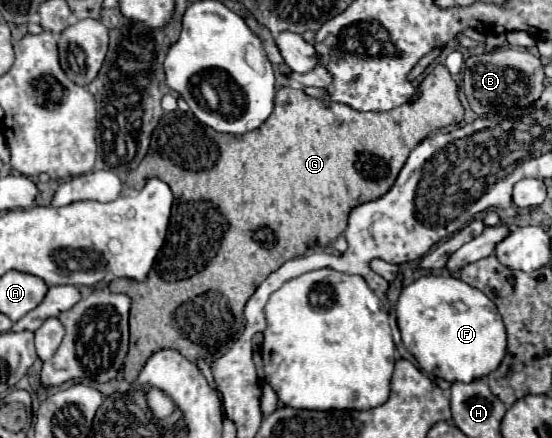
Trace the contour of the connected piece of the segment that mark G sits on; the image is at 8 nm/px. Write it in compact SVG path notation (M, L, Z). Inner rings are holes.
M436 65L428 75L426 75L426 79L420 83L420 89L418 89L418 95L416 95L418 99L412 99L412 101L408 101L408 103L404 103L402 107L396 107L396 109L390 109L390 111L378 112L378 111L356 111L356 109L352 109L350 105L344 105L344 103L332 103L332 101L322 101L322 99L314 99L314 97L310 97L310 95L306 95L302 89L292 89L292 87L282 87L278 93L276 93L276 97L274 97L274 111L272 111L272 115L262 123L262 127L260 129L256 129L256 131L250 131L250 133L244 133L244 135L230 135L230 133L218 133L216 129L206 129L206 125L202 125L202 123L198 123L194 117L186 117L184 113L166 113L162 119L160 119L160 123L158 123L158 127L154 129L154 133L152 133L152 143L150 143L150 149L148 149L148 155L142 159L142 163L138 165L138 169L134 169L134 171L130 171L130 175L128 175L128 179L126 179L126 185L128 187L132 187L132 189L142 189L144 185L146 185L146 181L148 179L152 179L152 177L158 177L158 179L162 179L164 183L168 183L168 187L172 189L172 193L174 193L174 197L178 199L178 201L182 201L182 203L188 203L188 207L178 207L178 209L174 209L174 213L172 213L172 225L168 227L168 235L166 235L166 243L164 243L164 247L162 247L162 251L158 253L158 257L156 257L156 263L154 263L154 269L150 271L150 275L148 275L148 279L144 281L144 283L138 283L138 281L132 281L132 279L114 279L112 283L110 283L110 291L112 293L126 293L126 295L130 295L130 299L132 299L132 307L130 307L130 351L128 351L128 355L126 355L126 361L124 361L124 379L126 381L134 381L136 377L138 377L138 373L140 373L140 369L144 367L144 363L148 361L148 357L152 355L152 353L156 353L156 351L160 351L160 349L174 349L174 351L180 351L184 357L188 357L190 361L196 361L198 357L206 357L206 355L212 355L212 353L216 353L216 339L218 339L218 347L220 345L224 345L228 339L230 339L230 335L232 335L232 329L236 331L236 329L240 329L240 325L242 325L242 309L244 309L244 305L246 305L246 301L250 299L250 295L256 291L256 287L274 271L274 269L278 269L278 265L282 265L284 261L288 261L288 259L292 259L292 257L298 257L298 255L304 255L310 247L322 247L322 249L326 249L328 247L328 243L332 243L344 229L346 229L346 219L348 219L348 213L350 213L350 209L354 209L356 205L360 205L360 203L366 203L366 201L372 201L372 199L378 199L378 197L382 197L392 185L394 185L394 181L396 181L396 177L398 177L398 173L400 173L400 169L402 169L402 165L406 163L406 159L408 159L408 155L410 155L410 151L420 143L420 141L424 141L432 131L436 131L436 129L442 129L442 127L448 127L448 125L454 125L454 123L460 123L462 119L464 119L464 109L462 109L462 105L460 105L460 99L458 99L458 85L456 85L456 81L452 79L452 75L448 73L448 69L444 67L444 65ZM214 133L218 133L218 149L214 149ZM250 177L256 177L256 179L252 179L252 185L250 187L246 187L246 179L250 179ZM190 203L198 203L198 209L192 209L190 207Z

